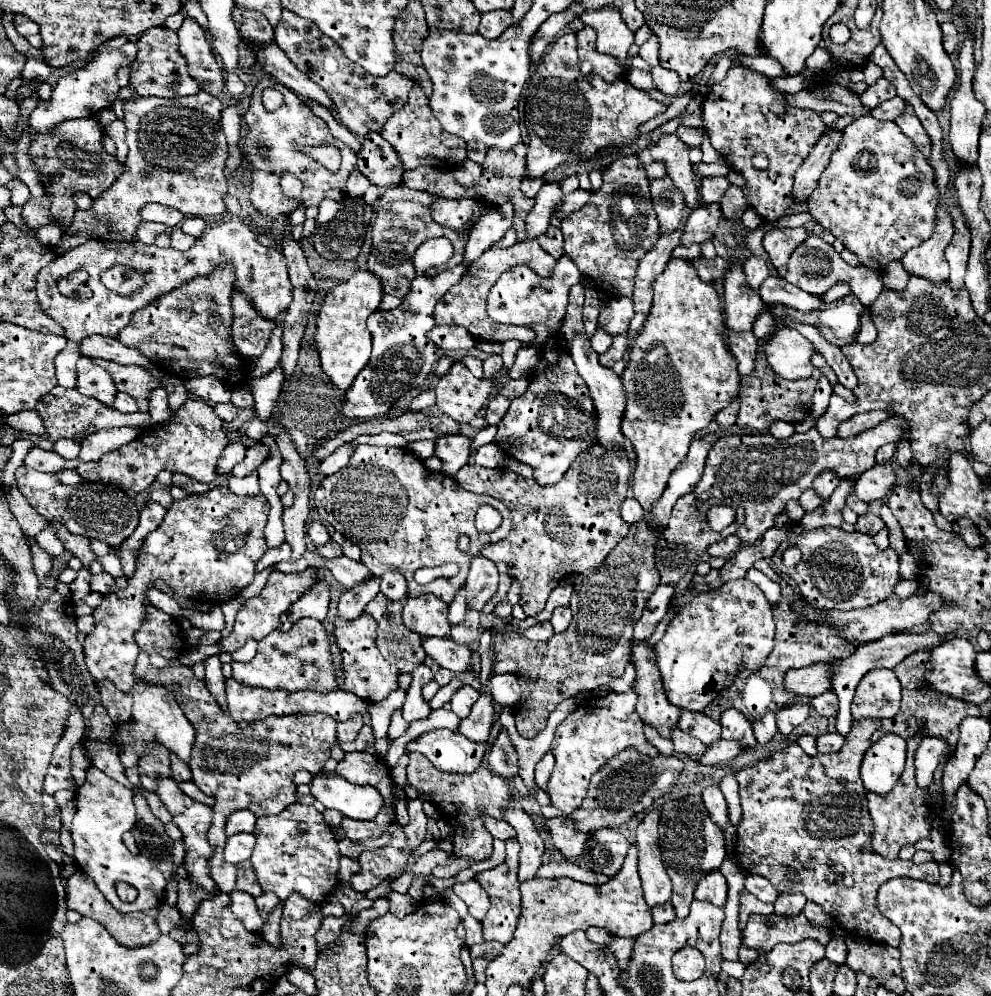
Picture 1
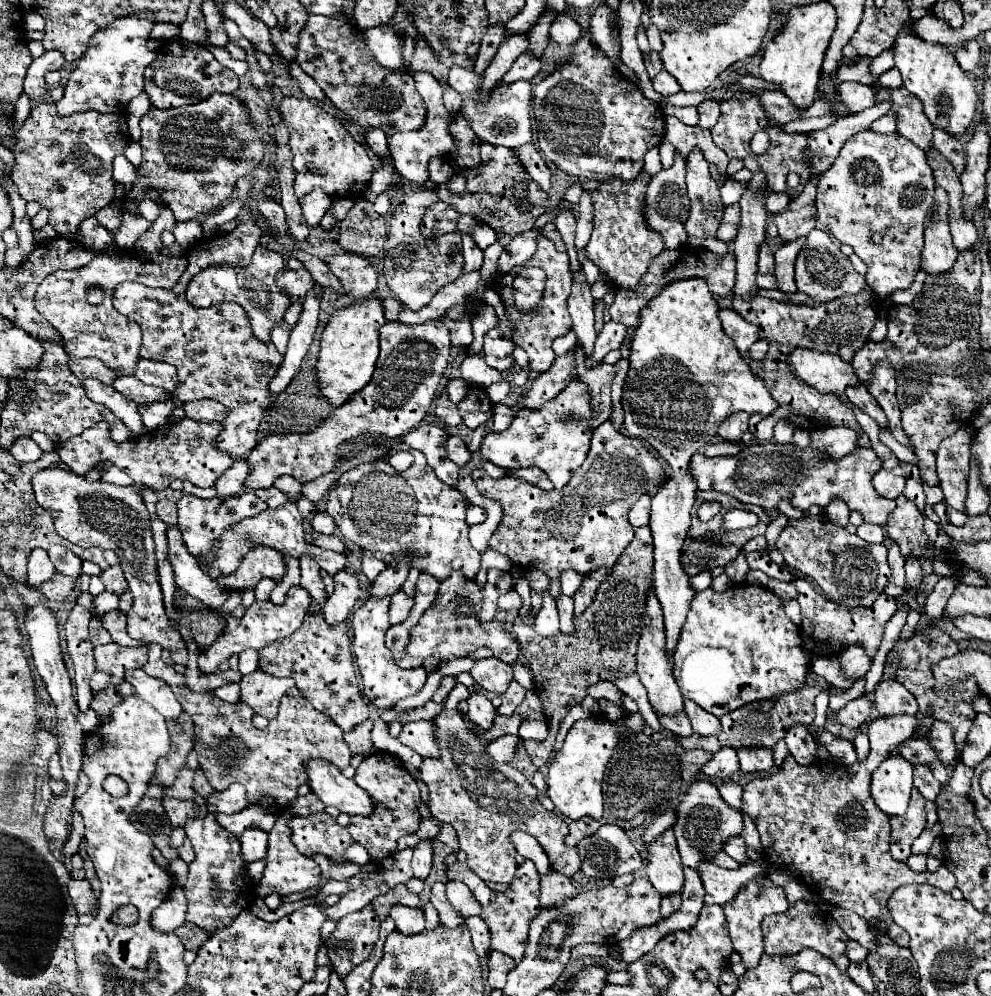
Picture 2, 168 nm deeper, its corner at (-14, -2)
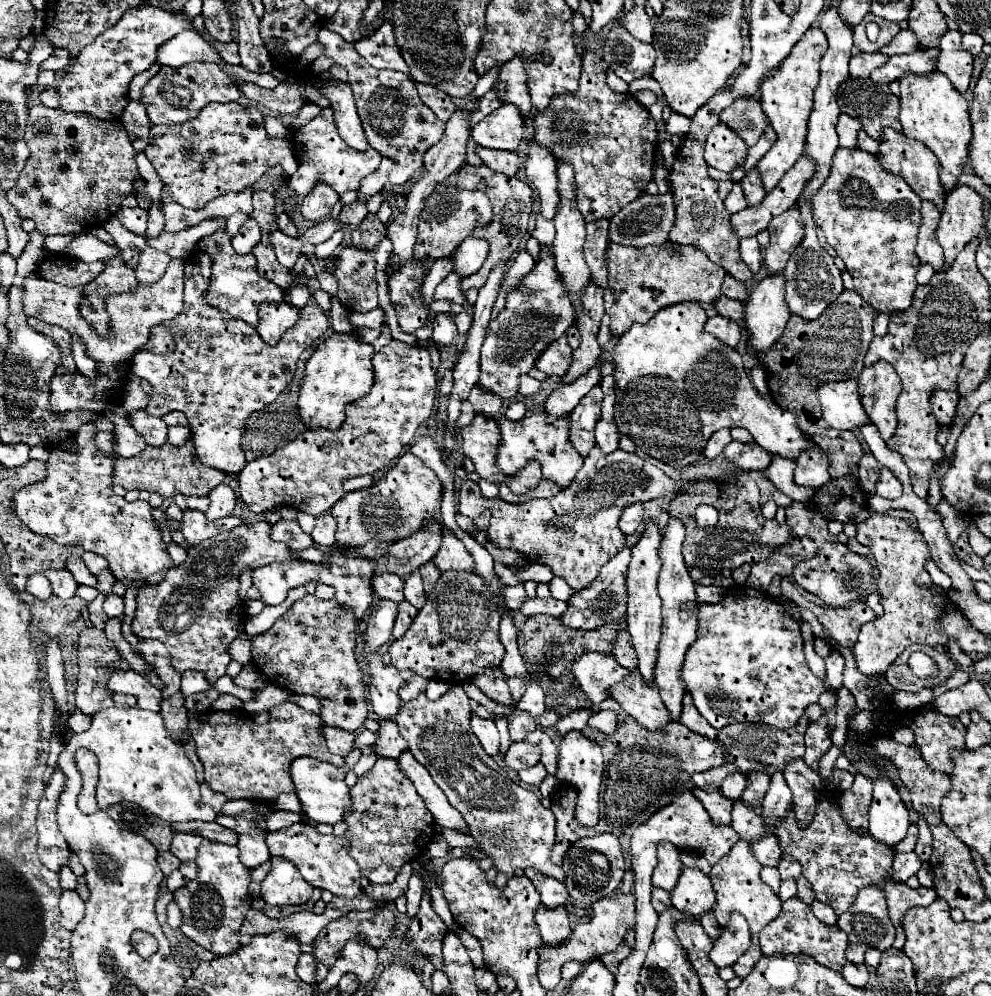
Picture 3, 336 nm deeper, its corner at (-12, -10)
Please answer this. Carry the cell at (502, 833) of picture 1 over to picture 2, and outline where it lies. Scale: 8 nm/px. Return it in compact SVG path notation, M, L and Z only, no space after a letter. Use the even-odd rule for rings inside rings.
M514 831L514 833L510 835L510 841L512 841L514 849L516 849L522 857L526 857L526 859L530 859L530 861L534 861L534 865L536 865L538 873L546 873L546 869L550 869L548 855L542 851L540 843L538 843L538 841L534 841L534 837L532 837L532 835L522 833L522 831Z

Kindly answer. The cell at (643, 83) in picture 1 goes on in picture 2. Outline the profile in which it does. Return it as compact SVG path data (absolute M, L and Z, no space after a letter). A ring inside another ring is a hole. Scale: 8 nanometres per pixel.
M652 51L650 57L644 57L644 63L646 63L646 71L648 71L648 77L650 79L654 79L664 69L662 67L662 61L660 61L660 57L658 57L656 51Z

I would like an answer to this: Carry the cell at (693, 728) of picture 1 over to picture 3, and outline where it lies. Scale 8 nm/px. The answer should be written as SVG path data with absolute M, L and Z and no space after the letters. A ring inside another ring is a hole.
M684 693L684 709L682 709L682 717L680 723L686 725L688 729L692 729L694 733L700 733L704 737L716 737L716 729L712 729L708 725L708 721L698 713L698 709L692 703L690 693Z

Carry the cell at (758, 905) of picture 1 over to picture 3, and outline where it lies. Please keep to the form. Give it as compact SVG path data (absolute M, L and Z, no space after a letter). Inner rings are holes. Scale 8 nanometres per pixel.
M740 839L722 861L712 865L712 871L710 871L710 881L714 891L716 891L716 905L714 905L712 913L716 915L718 923L727 925L730 913L738 911L746 917L746 921L750 925L750 933L752 933L750 935L750 939L752 939L750 949L736 961L736 965L732 965L736 977L746 977L752 971L752 965L762 957L762 951L758 945L758 933L764 925L768 925L780 913L780 905L782 905L780 897L774 895L772 889L768 889L768 885L760 879L762 865L756 861L756 857L752 857L752 851L748 845L750 845L748 841Z

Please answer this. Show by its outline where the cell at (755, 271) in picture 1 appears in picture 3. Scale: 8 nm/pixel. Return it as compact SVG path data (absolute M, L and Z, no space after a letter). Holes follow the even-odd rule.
M756 237L740 239L740 257L752 273L756 273L762 267L762 253L760 253L760 245L758 245Z

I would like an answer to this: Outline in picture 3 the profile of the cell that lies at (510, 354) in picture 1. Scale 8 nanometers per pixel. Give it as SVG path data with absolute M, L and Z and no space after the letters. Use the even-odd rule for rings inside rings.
M528 374L520 377L520 395L534 395L538 389L540 389L540 381L536 381Z

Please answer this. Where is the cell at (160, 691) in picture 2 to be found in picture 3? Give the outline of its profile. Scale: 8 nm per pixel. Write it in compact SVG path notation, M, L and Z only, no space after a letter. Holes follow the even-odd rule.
M114 671L108 679L108 689L112 693L128 693L138 699L140 709L160 711L162 693L156 689L146 677L138 675L136 671Z

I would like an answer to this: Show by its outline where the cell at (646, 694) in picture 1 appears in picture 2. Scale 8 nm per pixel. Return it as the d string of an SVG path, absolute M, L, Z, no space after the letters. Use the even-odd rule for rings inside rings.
M654 591L648 593L646 599L646 627L642 631L642 637L638 641L638 667L636 673L642 681L642 685L648 691L648 699L650 705L654 709L656 715L664 717L664 715L674 715L684 711L684 697L680 695L680 689L672 677L672 665L668 661L668 651L666 651L666 635L664 635L664 617L662 617L662 609L658 605L658 599L654 597Z

